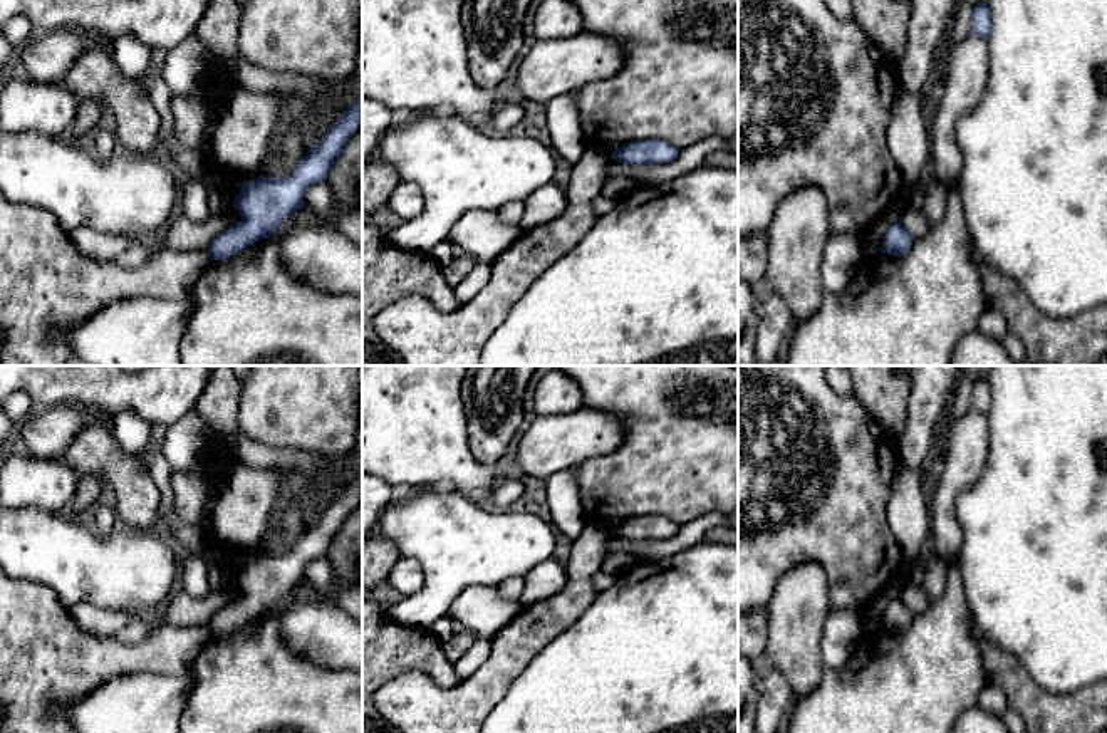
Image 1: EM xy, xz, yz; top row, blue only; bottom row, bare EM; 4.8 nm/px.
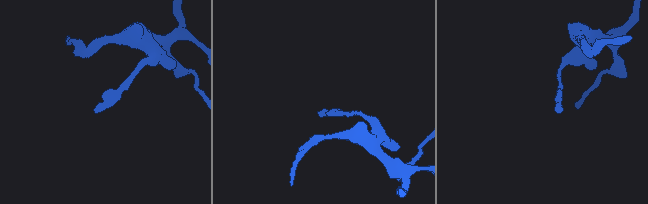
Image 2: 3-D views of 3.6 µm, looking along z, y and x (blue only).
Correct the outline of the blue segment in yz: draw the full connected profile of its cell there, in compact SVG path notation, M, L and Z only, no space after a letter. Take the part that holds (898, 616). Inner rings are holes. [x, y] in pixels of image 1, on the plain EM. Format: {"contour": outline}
{"contour": "M896 597L886 609L882 619L882 629L902 631L911 624L911 621L912 621L912 612L906 607L901 597Z"}

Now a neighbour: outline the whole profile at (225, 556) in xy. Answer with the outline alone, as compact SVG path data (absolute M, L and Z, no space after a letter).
M206 540L206 548L216 555L221 564L230 564L235 572L245 559L238 557L231 548L226 548L213 540Z

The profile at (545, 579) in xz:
M554 559L538 564L523 579L523 592L518 597L522 609L557 594L567 582L565 569Z

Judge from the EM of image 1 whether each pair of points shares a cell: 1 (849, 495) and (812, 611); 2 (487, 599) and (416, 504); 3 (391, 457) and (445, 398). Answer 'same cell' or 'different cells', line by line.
1: different cells
2: different cells
3: same cell

